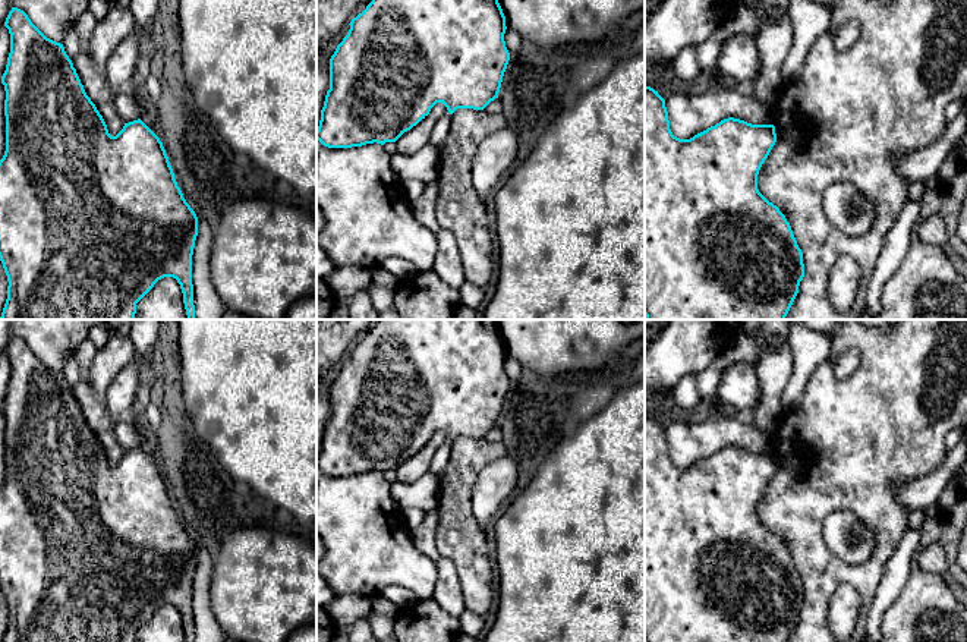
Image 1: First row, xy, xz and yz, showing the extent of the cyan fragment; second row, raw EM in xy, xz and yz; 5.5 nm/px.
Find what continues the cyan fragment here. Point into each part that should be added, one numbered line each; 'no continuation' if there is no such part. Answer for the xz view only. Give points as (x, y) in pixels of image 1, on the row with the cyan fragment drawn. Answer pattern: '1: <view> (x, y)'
1: xz (440, 132)

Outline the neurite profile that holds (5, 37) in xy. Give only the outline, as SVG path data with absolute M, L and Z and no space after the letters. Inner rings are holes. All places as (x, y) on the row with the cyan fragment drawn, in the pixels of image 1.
M0 25L0 81L6 70L9 53L10 53L10 34L4 25Z

